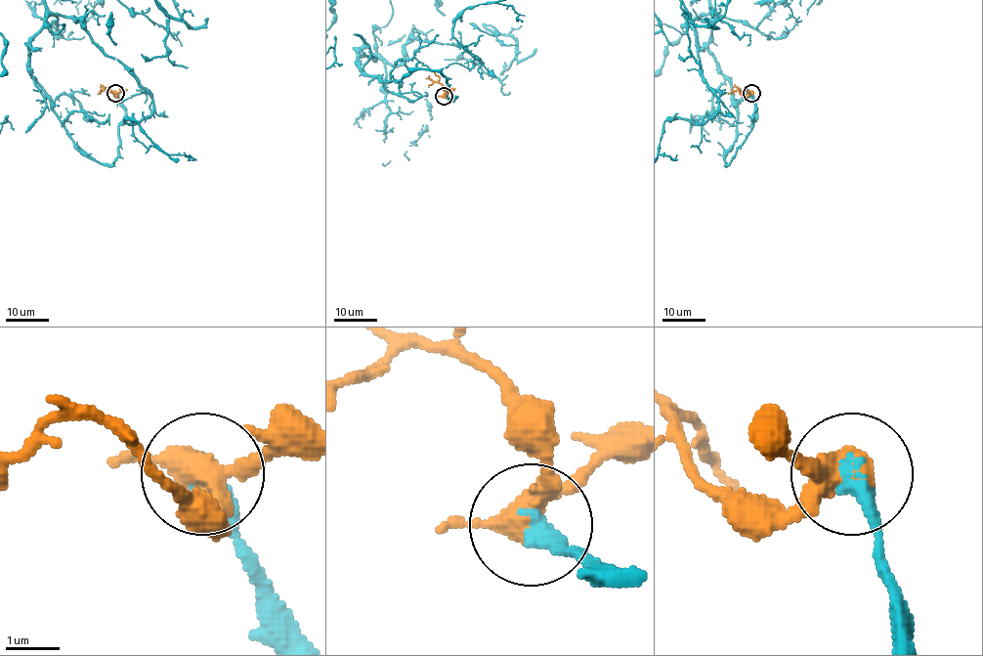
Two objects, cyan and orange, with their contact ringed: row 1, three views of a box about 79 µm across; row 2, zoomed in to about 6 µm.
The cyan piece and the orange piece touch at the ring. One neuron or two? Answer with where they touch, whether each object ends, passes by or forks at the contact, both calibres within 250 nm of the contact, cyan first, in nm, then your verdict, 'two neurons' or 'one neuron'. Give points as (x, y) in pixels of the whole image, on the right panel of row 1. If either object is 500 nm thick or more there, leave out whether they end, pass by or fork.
(751, 93) | cyan ends | orange forks | 360/360 nm | one neuron

